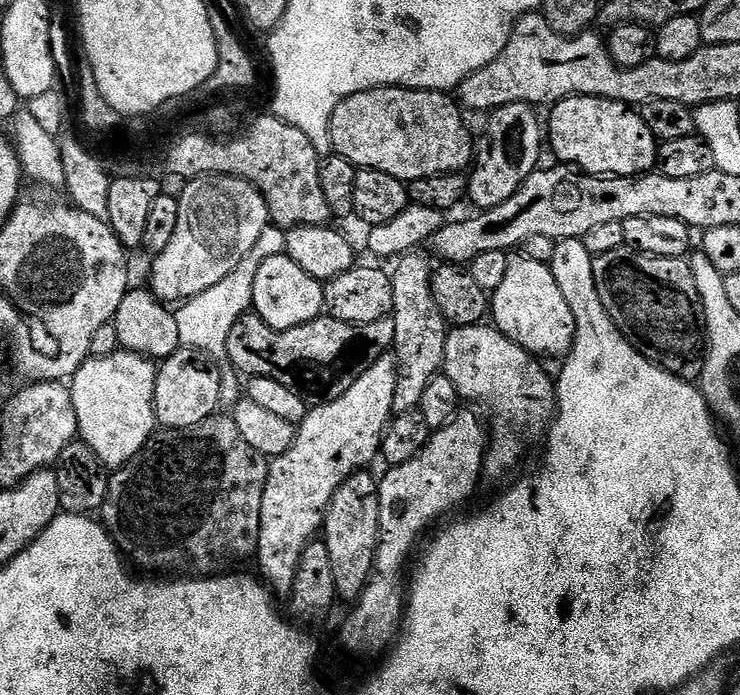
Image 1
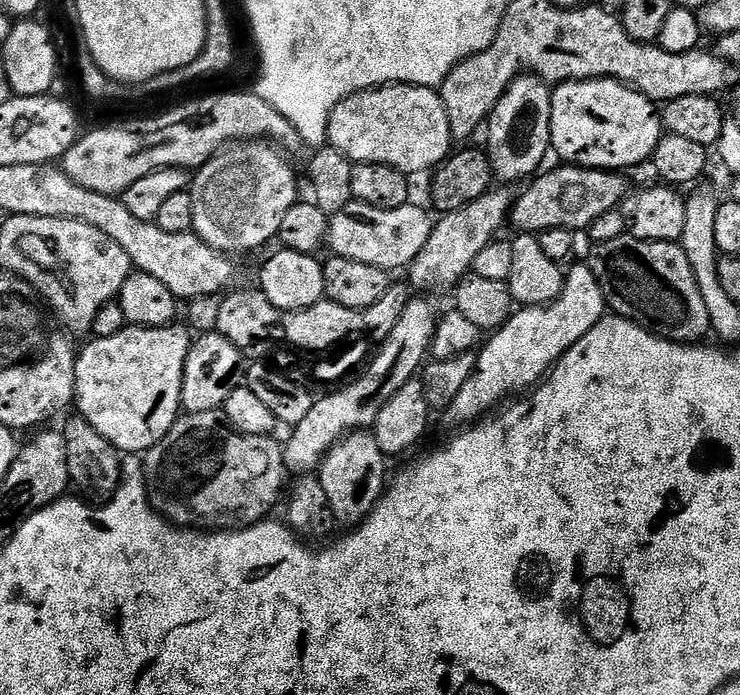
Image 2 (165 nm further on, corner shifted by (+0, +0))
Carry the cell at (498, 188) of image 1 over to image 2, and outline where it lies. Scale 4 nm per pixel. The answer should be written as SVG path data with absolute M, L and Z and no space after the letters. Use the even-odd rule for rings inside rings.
M531 74L517 76L498 98L498 102L492 105L492 110L486 117L486 125L488 124L486 155L492 167L493 177L497 181L524 179L527 181L541 171L540 163L550 156L552 146L551 113L552 94L549 85L539 76Z

